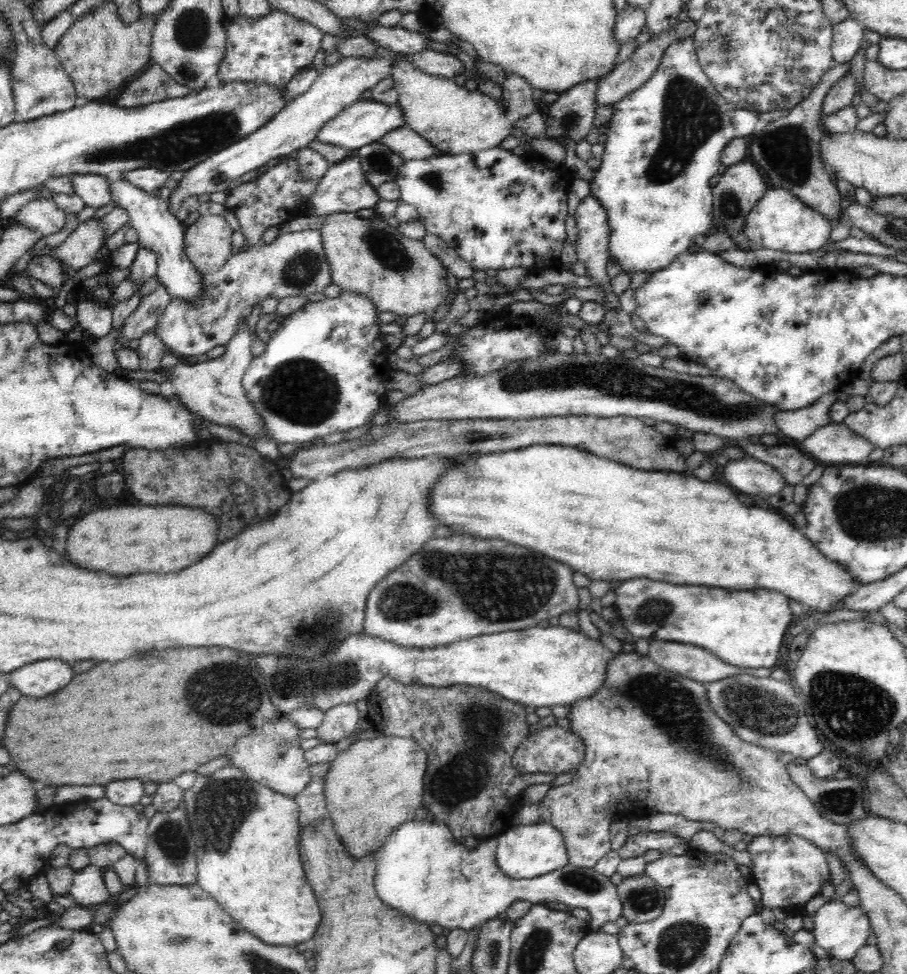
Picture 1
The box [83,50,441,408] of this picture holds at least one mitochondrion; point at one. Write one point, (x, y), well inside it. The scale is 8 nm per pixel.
(383, 245)

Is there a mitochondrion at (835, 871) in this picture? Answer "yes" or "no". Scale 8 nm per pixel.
no

